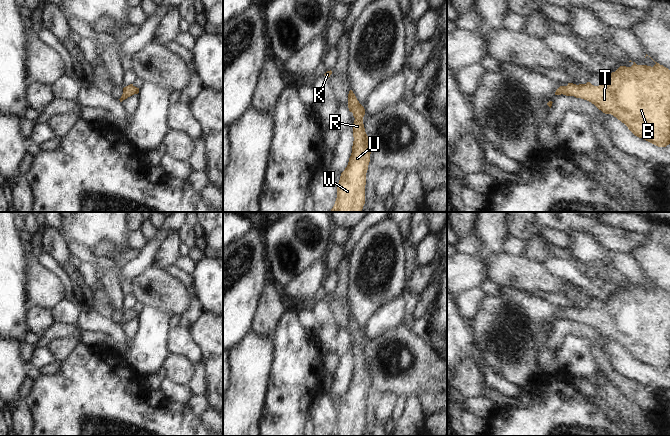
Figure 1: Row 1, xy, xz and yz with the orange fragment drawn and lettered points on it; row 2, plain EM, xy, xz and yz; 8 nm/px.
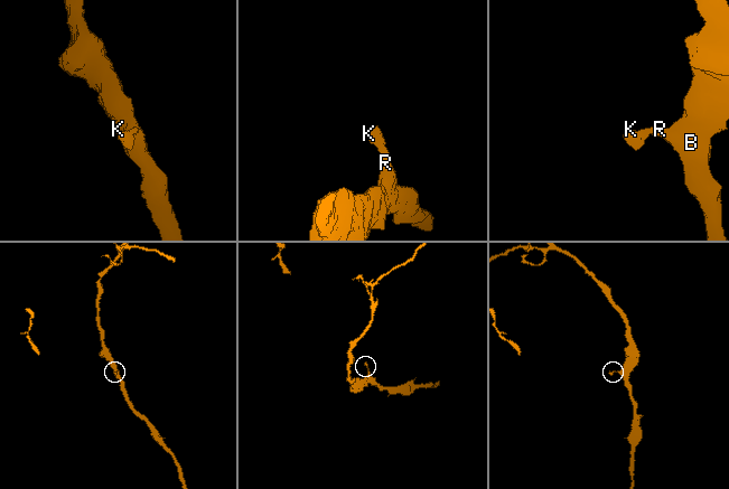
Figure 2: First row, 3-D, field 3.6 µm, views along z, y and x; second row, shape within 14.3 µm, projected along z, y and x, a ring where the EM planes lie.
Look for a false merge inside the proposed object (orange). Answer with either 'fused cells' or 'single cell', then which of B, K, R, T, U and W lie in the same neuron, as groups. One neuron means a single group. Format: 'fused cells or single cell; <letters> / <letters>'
single cell; B K R T U W

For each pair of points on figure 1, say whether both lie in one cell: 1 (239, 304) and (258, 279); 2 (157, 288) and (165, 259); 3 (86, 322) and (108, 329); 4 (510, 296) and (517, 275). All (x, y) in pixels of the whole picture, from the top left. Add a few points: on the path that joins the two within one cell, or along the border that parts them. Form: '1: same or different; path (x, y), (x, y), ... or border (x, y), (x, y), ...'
1: same; path (239, 298), (252, 285)
2: different; border (155, 265), (161, 269)
3: same; path (91, 322), (103, 324)
4: different; border (497, 283), (513, 286), (534, 294)

